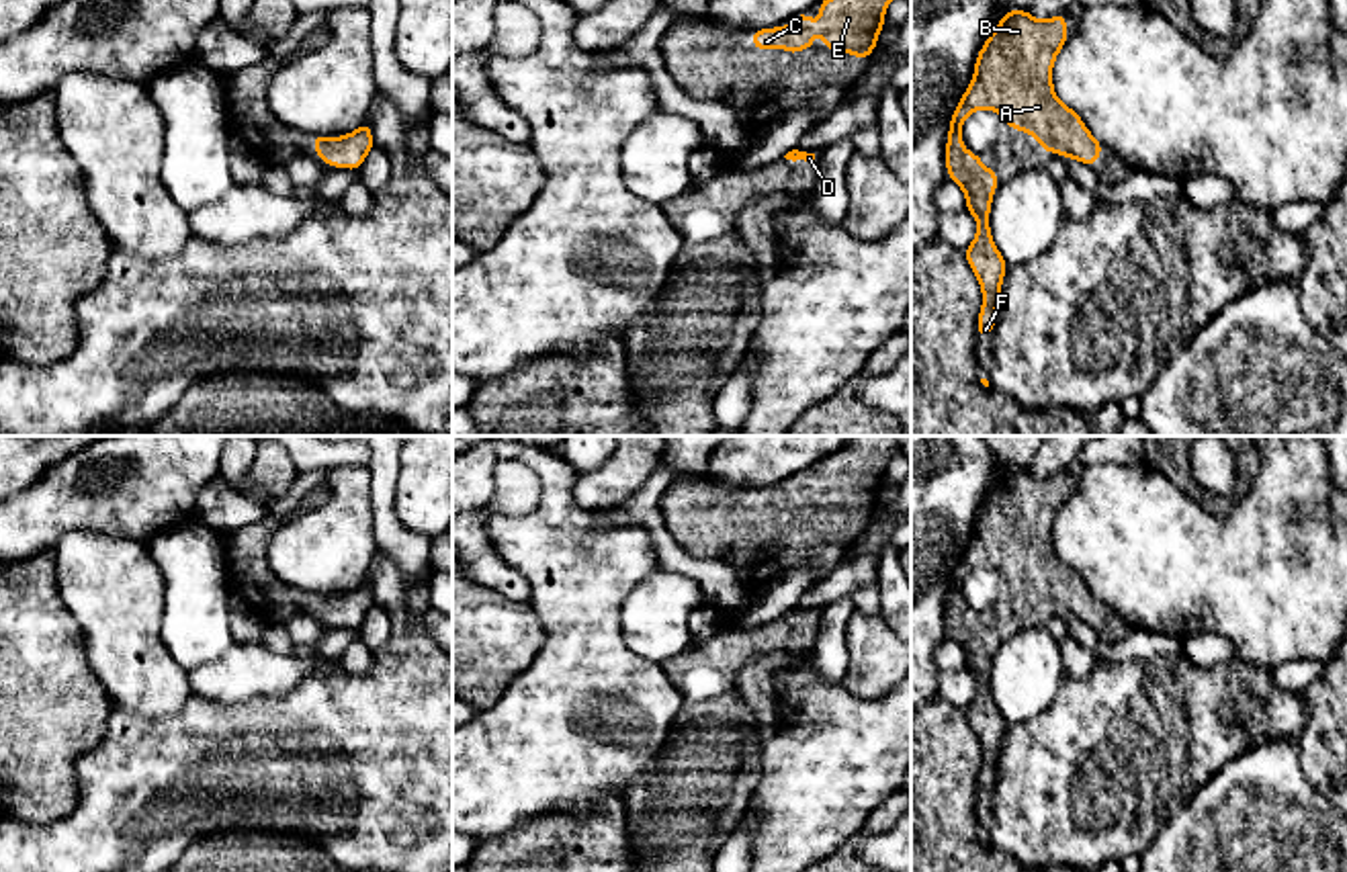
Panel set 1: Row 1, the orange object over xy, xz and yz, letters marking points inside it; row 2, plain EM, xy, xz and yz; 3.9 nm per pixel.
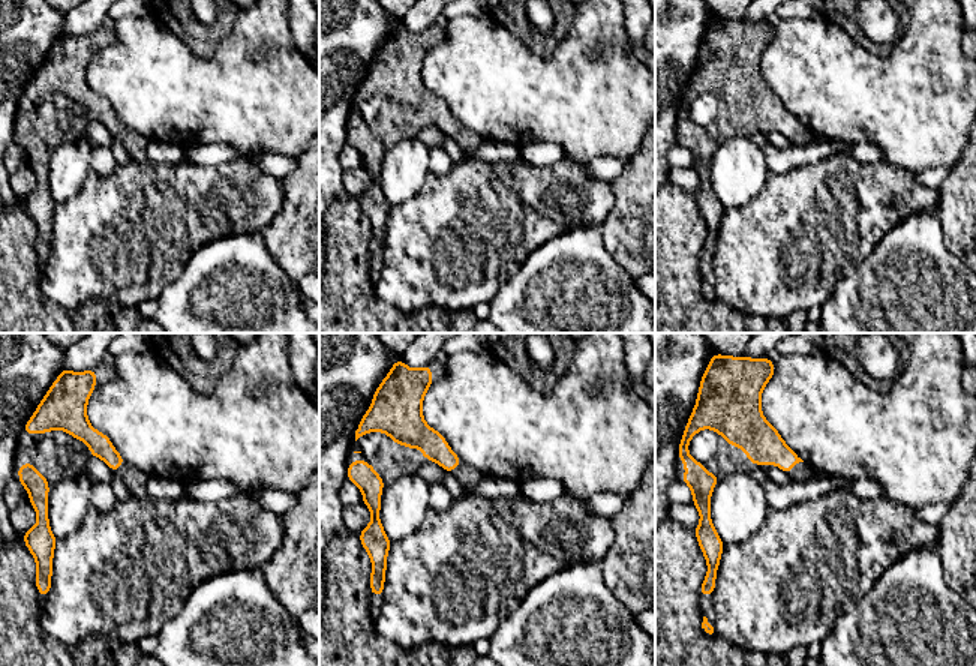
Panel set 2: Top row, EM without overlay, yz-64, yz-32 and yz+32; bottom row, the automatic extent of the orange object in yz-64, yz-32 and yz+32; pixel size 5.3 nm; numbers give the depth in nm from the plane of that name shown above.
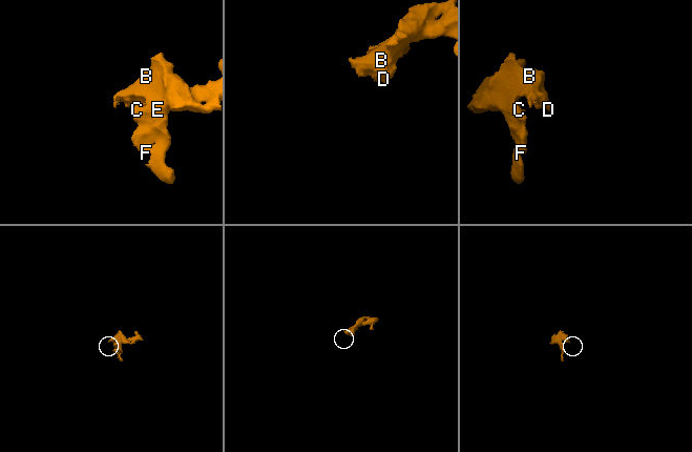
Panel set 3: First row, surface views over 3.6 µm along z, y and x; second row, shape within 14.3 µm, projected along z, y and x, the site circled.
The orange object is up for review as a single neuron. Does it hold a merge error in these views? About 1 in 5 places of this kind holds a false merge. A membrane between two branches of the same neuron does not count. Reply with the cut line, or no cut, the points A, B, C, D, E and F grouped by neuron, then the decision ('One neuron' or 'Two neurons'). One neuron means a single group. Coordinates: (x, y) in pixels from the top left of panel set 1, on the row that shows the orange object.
No split. Groups: A B C D E F. One neuron

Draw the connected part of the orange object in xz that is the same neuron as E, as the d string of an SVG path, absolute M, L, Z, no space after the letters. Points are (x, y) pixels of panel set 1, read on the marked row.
M821 0L821 18L815 25L805 12L796 14L784 29L762 29L751 33L751 49L782 49L798 53L813 49L813 35L825 37L827 51L852 53L866 59L876 49L884 27L884 10L893 0Z

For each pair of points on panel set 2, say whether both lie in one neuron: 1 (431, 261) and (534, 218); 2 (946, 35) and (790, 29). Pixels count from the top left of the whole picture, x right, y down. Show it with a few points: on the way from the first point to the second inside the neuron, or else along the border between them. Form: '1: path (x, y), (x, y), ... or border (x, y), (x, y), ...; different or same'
1: path (459, 255), (505, 255), (519, 246); same
2: path (907, 68), (829, 68); same

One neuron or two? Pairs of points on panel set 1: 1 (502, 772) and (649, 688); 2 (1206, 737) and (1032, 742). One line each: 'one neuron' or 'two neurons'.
1: one neuron
2: one neuron

